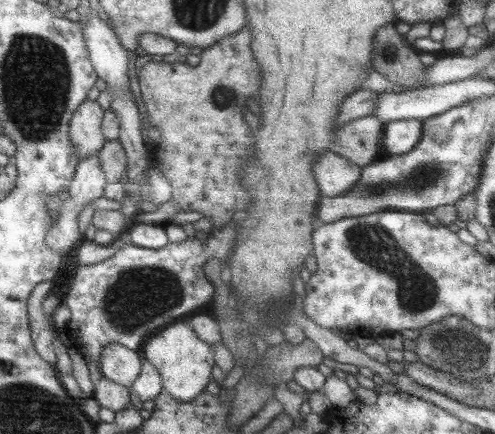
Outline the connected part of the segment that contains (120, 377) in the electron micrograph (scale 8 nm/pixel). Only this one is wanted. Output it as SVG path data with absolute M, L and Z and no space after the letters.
M107 344L101 350L99 370L103 377L124 387L129 387L139 374L141 356L121 344Z

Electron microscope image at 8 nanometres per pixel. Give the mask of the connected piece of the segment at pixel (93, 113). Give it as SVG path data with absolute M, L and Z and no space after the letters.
M84 100L76 108L70 131L78 162L86 156L94 155L103 146L106 139L101 130L103 115L104 110L97 101Z

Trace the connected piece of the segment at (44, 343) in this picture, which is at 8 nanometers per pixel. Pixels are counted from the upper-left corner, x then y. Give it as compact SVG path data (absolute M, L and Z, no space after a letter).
M47 280L37 284L31 298L28 300L30 327L36 350L43 360L56 366L58 355L55 350L56 327L52 314L47 315L43 308L43 300L52 295L53 282Z

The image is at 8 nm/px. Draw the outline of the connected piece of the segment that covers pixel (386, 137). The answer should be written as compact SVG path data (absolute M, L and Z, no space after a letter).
M392 120L383 126L383 150L389 155L402 155L417 144L421 136L421 120Z

